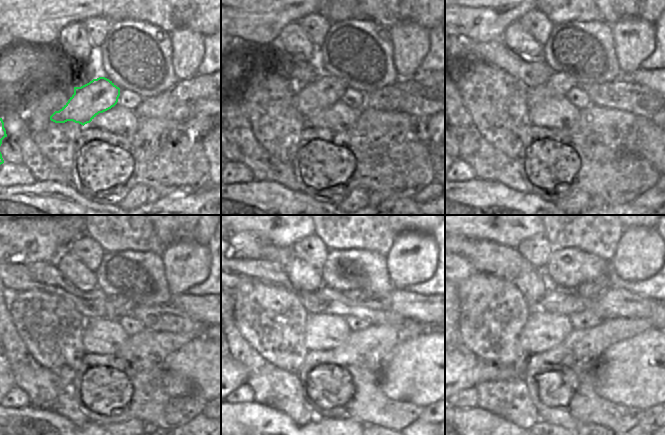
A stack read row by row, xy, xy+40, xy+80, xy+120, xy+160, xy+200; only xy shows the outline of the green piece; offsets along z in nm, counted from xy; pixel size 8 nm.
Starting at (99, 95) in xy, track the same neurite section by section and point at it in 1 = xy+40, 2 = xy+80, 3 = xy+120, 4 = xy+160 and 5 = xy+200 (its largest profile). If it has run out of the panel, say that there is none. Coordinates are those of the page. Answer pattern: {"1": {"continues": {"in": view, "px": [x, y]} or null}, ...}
{"1": {"continues": {"in": "xy+40", "px": [321, 94]}}, "2": {"continues": {"in": "xy+80", "px": [558, 85]}}, "3": {"continues": {"in": "xy+120", "px": [116, 307]}}, "4": {"continues": {"in": "xy+160", "px": [351, 296]}}, "5": {"continues": {"in": "xy+200", "px": [591, 291]}}}

